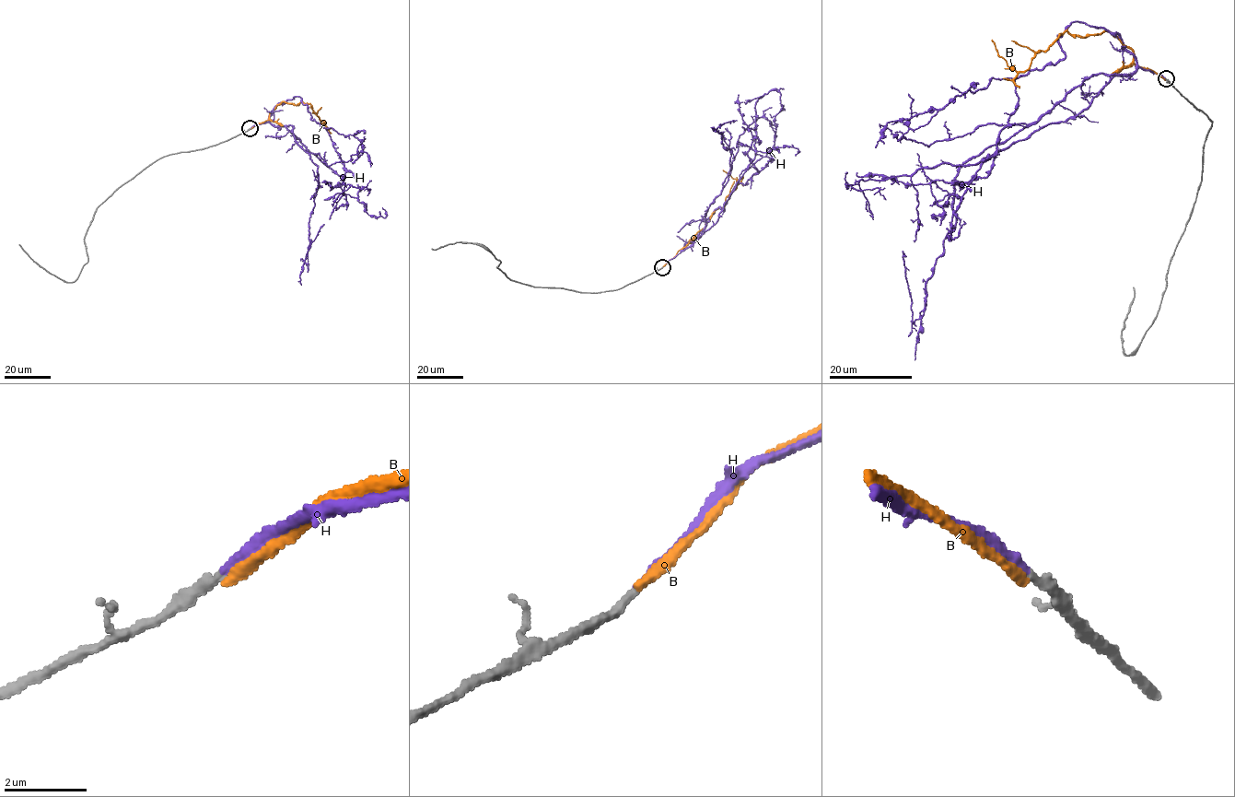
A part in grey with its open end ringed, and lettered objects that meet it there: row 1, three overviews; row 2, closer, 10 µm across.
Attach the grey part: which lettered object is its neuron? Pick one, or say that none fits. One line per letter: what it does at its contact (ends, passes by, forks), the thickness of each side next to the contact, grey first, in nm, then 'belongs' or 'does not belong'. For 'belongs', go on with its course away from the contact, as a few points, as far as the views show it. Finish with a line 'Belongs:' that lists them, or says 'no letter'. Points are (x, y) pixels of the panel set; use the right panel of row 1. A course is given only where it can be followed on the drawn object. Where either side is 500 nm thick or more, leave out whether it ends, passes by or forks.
B: it ends; calibres 240 and 240 nm; does not belong
H: it ends; calibres 240 and 220 nm; belongs; course (1165, 79), (1140, 68), (1095, 74), (1033, 124), (970, 158), (955, 177), (957, 221), (914, 322), (902, 251)
Belongs: H

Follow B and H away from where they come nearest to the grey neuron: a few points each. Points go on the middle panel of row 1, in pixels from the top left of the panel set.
B: (663, 266), (704, 227), (715, 211), (722, 208), (725, 198), (736, 188), (738, 181), (723, 169)
H: (662, 266), (701, 235), (705, 213), (729, 169), (731, 149), (721, 143), (722, 133), (717, 130), (736, 120)

